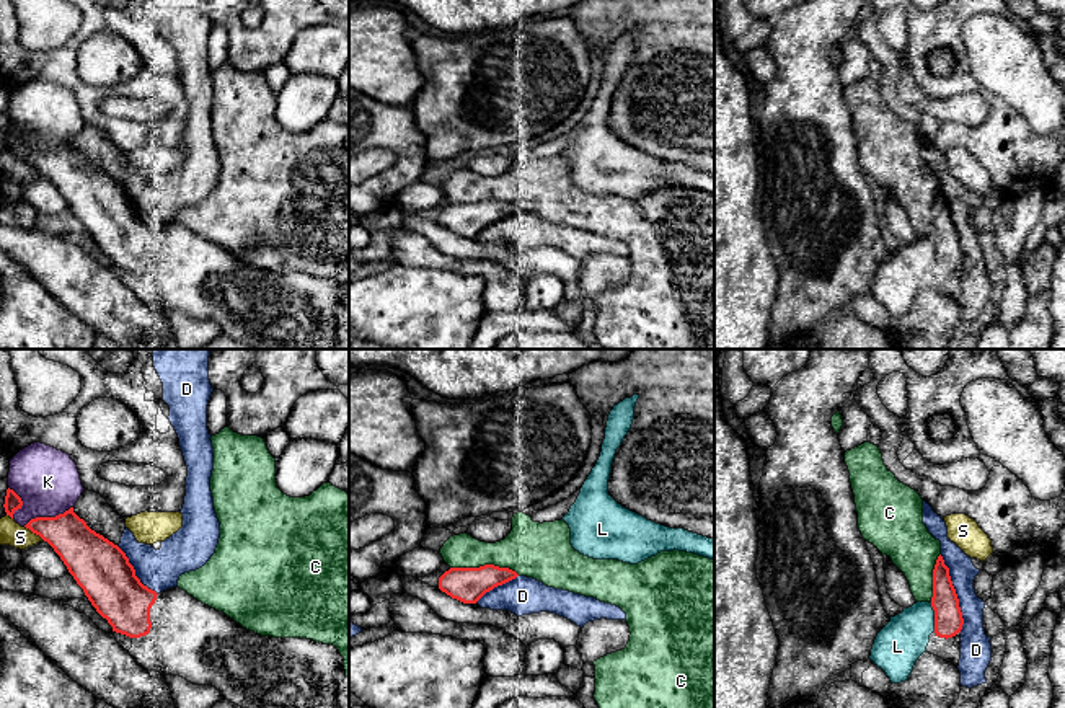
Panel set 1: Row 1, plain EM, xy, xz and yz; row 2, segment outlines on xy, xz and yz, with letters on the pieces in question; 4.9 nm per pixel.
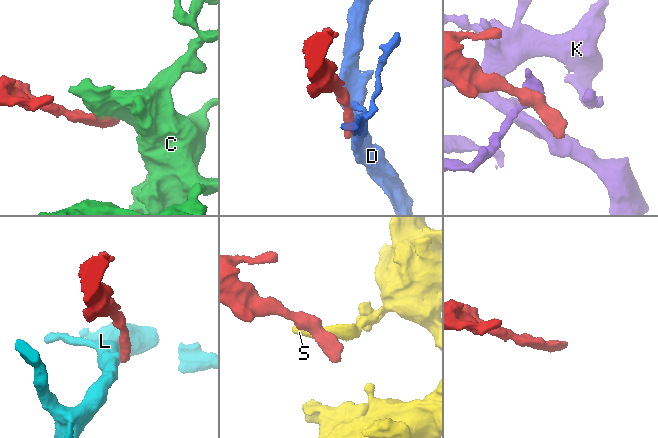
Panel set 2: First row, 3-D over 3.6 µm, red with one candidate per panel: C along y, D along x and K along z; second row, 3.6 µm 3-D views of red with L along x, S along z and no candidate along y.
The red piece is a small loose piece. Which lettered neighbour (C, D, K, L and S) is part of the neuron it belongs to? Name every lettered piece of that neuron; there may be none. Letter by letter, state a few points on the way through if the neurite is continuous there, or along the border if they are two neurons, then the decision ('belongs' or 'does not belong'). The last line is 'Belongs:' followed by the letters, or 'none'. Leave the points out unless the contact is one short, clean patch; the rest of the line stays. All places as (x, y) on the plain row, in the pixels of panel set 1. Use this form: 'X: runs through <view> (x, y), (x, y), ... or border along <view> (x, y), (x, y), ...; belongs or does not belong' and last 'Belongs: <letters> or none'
C: does not belong
D: does not belong
K: does not belong
L: does not belong
S: does not belong
Belongs: none

